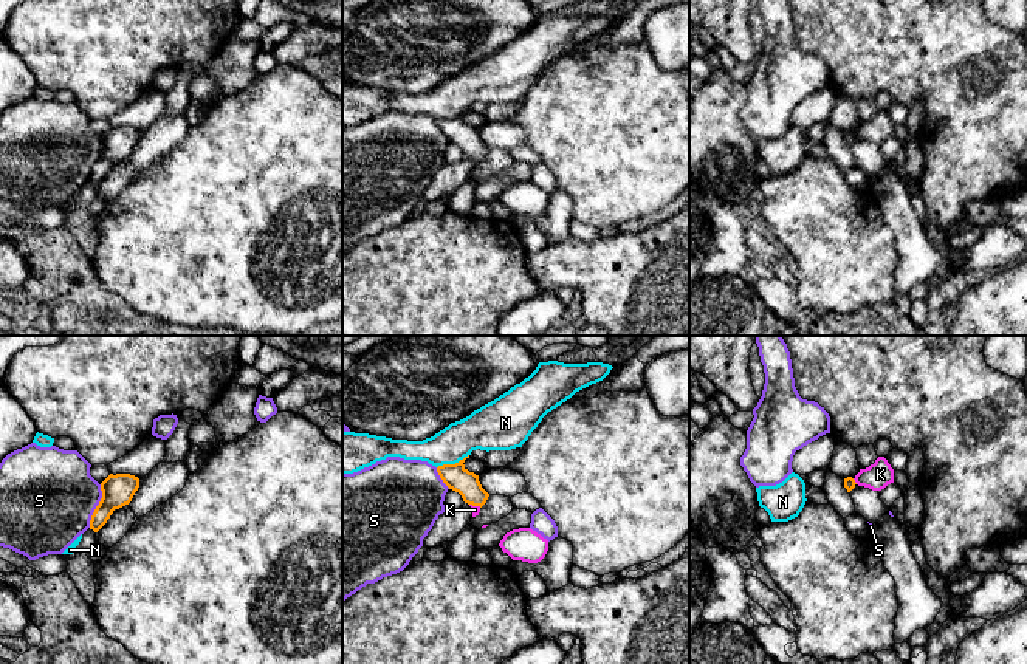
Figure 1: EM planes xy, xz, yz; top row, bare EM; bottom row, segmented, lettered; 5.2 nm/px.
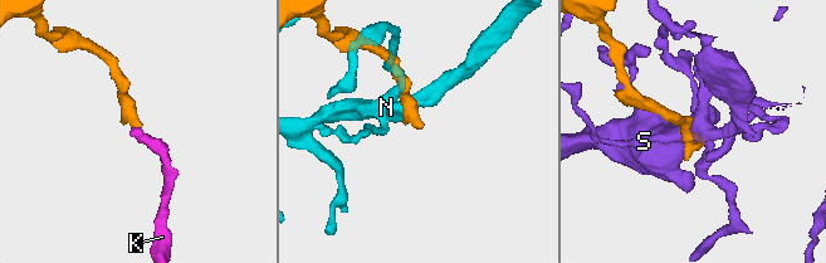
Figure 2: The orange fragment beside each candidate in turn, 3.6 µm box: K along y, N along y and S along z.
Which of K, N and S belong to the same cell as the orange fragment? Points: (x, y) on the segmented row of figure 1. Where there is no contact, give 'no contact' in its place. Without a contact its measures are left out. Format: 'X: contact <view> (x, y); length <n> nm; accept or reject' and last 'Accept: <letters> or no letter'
K: contact xz (476, 505); length 70 nm; accept
N: contact xz (453, 465); length 180 nm; reject
S: contact xy (96, 506); length 240 nm; reject
Accept: K

